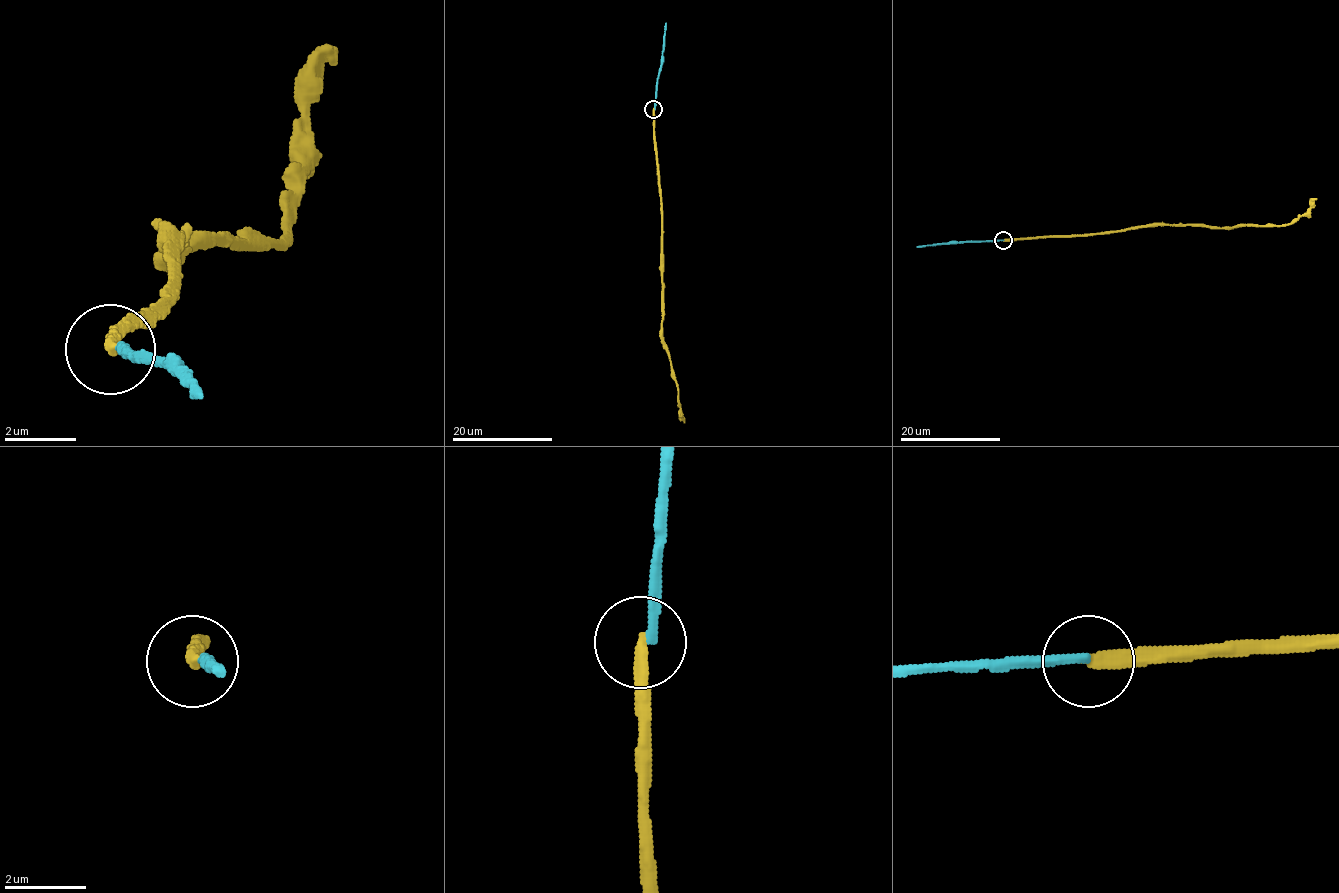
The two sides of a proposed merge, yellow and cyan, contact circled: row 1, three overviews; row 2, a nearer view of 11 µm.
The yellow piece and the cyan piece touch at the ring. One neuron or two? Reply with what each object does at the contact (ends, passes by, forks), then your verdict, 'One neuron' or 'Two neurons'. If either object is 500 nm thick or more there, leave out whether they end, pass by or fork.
At the ring yellow ends. At the ring cyan ends. Two neurons

